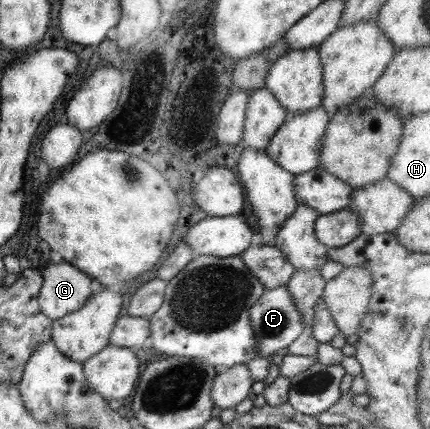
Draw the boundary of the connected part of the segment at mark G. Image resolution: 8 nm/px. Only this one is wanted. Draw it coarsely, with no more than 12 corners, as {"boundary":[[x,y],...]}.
{"boundary":[[63,259],[42,269],[38,306],[51,321],[100,285]]}

